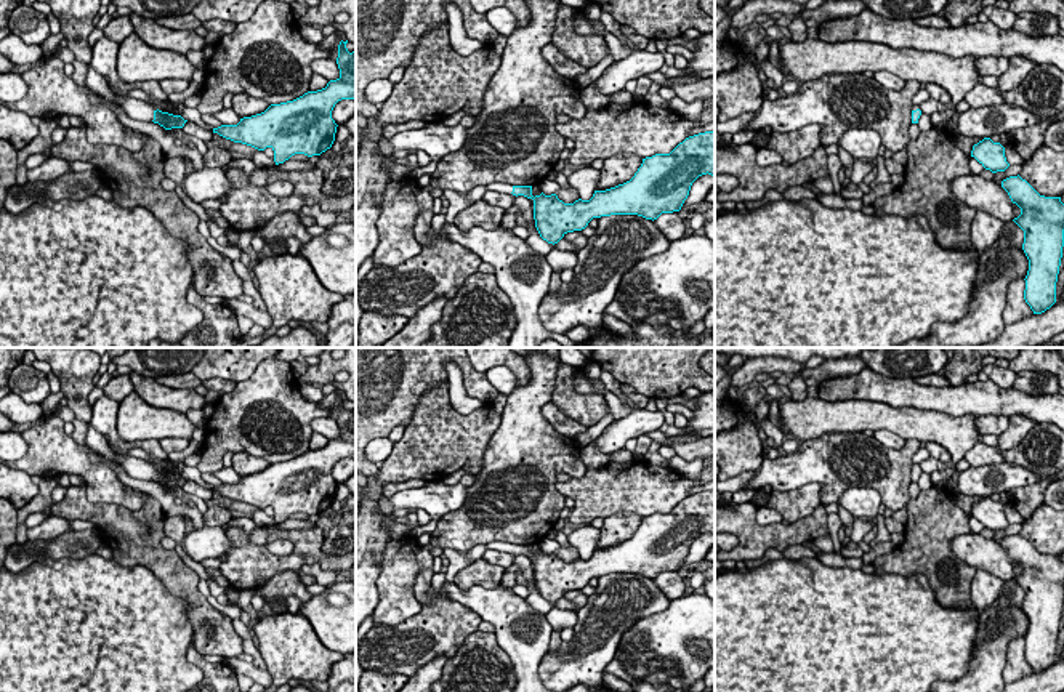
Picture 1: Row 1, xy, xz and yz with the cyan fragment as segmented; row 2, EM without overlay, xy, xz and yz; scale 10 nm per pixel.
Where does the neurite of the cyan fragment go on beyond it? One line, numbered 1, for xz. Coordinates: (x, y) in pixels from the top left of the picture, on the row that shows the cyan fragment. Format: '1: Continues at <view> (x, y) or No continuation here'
1: Continues at xz (502, 188)

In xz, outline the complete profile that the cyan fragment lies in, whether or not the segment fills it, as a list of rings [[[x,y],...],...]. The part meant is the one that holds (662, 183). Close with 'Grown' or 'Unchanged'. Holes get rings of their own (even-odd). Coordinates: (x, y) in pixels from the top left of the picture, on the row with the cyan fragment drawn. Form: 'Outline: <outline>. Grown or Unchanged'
Outline: [[[705,131],[686,138],[670,154],[655,154],[643,159],[635,176],[615,187],[594,191],[590,200],[564,203],[556,194],[532,195],[532,186],[513,186],[506,183],[487,184],[487,191],[500,194],[524,195],[534,200],[535,227],[543,240],[558,243],[567,232],[582,231],[593,218],[611,215],[638,215],[646,219],[657,219],[662,213],[679,211],[689,195],[692,183],[702,175],[715,176],[715,131]]]. Grown

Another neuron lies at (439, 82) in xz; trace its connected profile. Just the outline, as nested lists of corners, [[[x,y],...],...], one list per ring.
[[[449,21],[420,38],[402,80],[393,86],[378,115],[367,122],[361,131],[364,139],[356,144],[356,271],[378,245],[378,203],[393,181],[385,160],[396,159],[383,155],[378,147],[383,128],[410,120],[442,123],[466,104],[471,115],[478,115],[498,67],[494,43],[484,43],[470,56],[458,54],[450,45]]]

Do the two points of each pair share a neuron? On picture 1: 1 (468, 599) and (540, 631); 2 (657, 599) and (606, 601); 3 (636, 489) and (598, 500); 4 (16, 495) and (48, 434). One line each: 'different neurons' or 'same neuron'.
1: same neuron
2: same neuron
3: same neuron
4: different neurons

